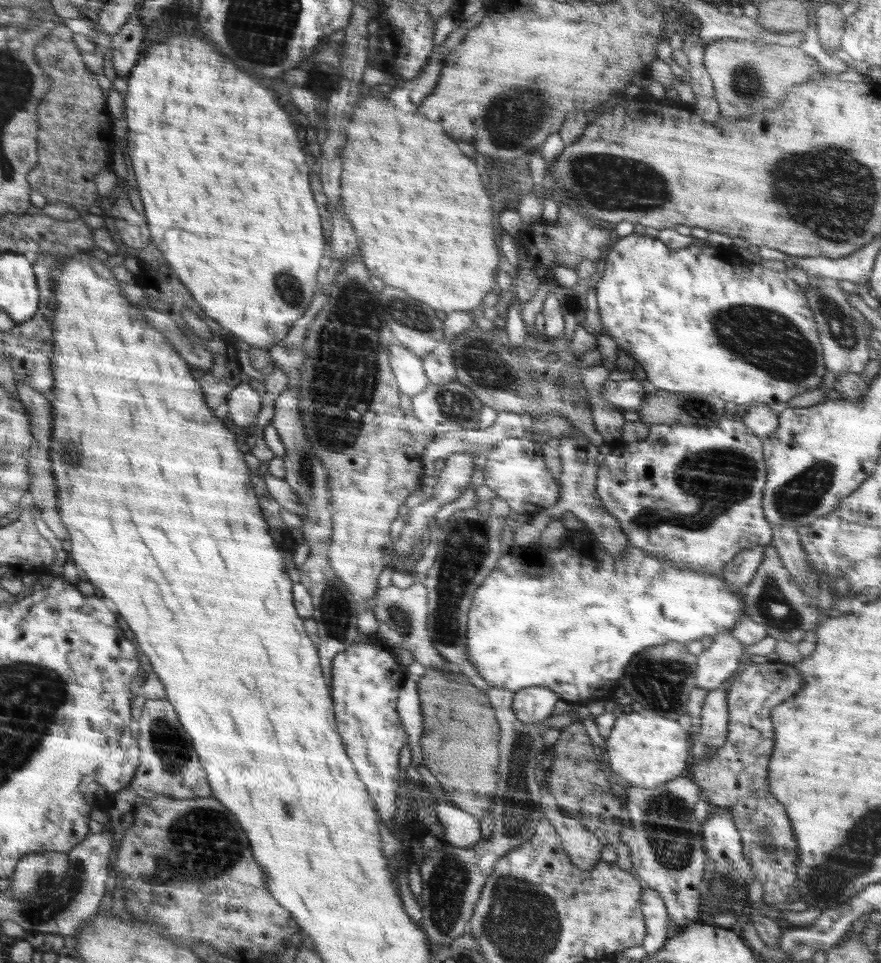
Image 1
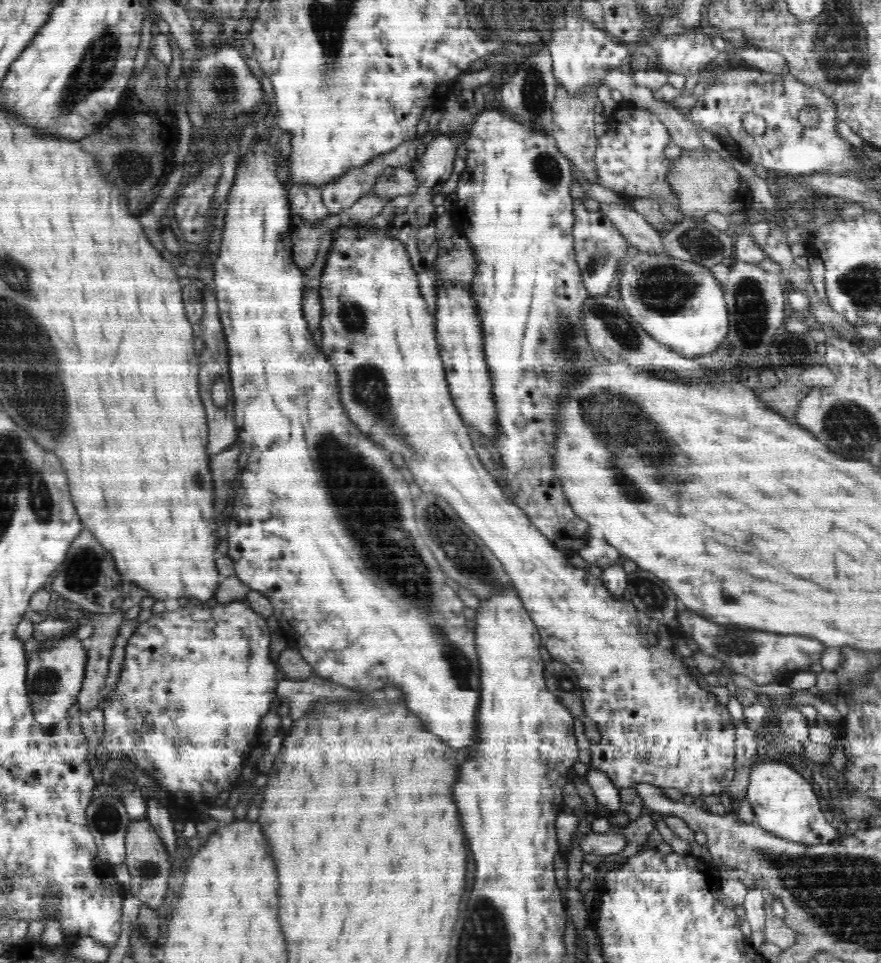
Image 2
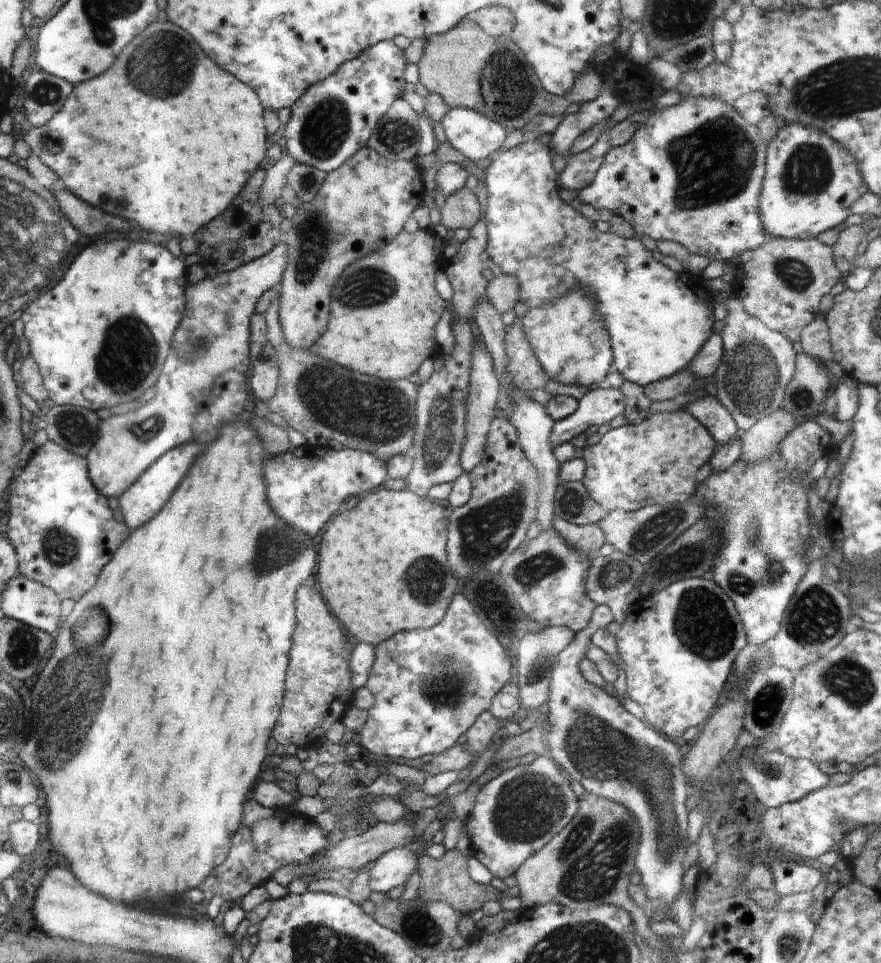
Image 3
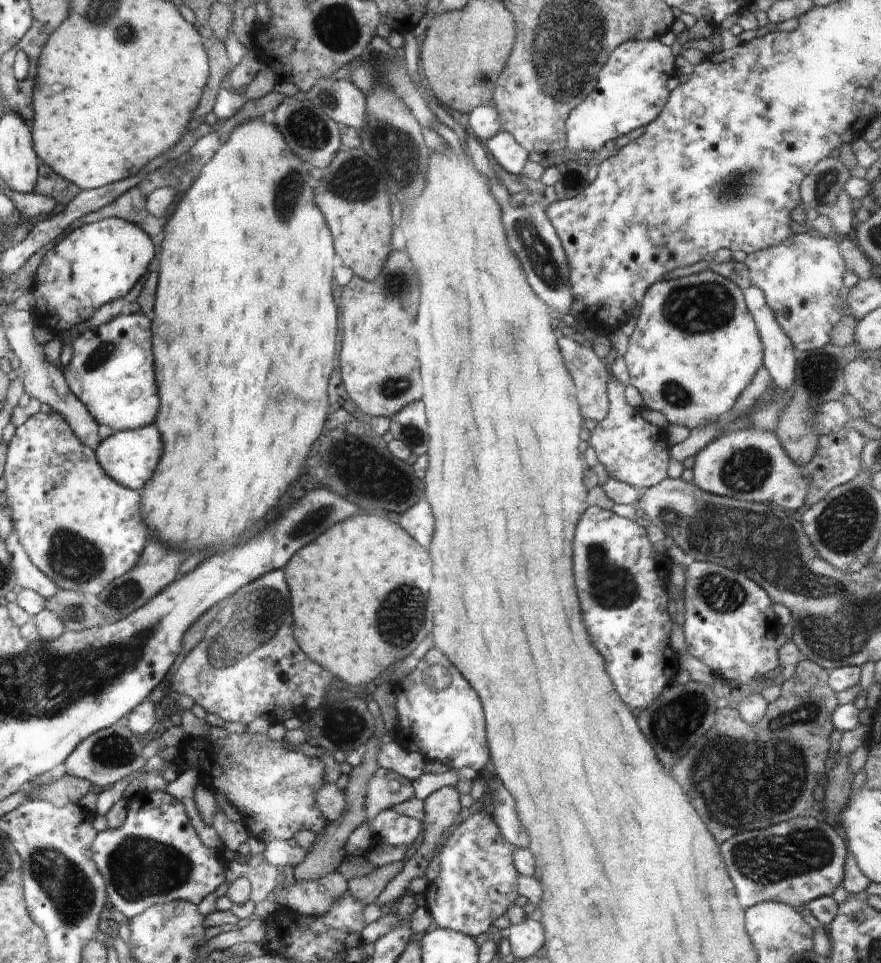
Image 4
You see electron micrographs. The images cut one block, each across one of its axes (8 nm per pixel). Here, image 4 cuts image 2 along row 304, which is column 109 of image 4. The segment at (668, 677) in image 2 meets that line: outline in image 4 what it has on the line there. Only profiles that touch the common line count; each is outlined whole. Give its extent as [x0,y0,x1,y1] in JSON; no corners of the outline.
[63,312,158,432]

